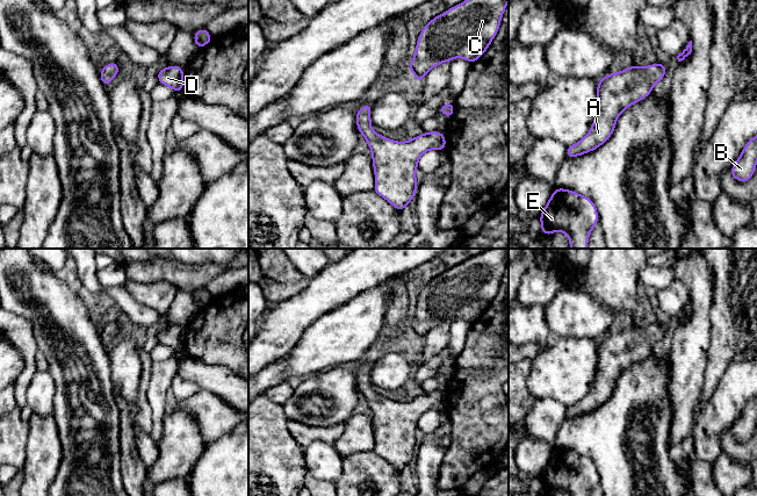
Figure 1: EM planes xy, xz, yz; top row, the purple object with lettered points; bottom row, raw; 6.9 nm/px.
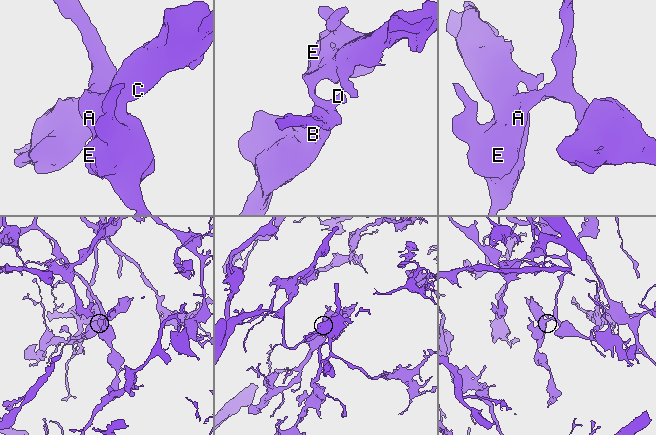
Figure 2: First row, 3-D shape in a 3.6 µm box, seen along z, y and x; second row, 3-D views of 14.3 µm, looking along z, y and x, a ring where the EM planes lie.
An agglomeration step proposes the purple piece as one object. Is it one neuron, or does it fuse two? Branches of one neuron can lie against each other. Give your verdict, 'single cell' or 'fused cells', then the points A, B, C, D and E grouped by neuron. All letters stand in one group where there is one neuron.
single cell; groups A B C D E

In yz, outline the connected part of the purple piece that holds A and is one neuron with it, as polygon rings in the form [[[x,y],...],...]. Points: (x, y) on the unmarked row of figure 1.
[[[656,322],[651,326],[629,326],[600,339],[593,384],[579,402],[567,407],[567,417],[575,418],[601,407],[612,396],[620,374],[647,358],[654,345],[663,340],[665,330],[666,325]]]

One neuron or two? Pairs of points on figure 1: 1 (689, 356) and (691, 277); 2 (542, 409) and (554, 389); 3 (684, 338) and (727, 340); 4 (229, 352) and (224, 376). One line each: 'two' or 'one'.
1: one
2: two
3: two
4: two

